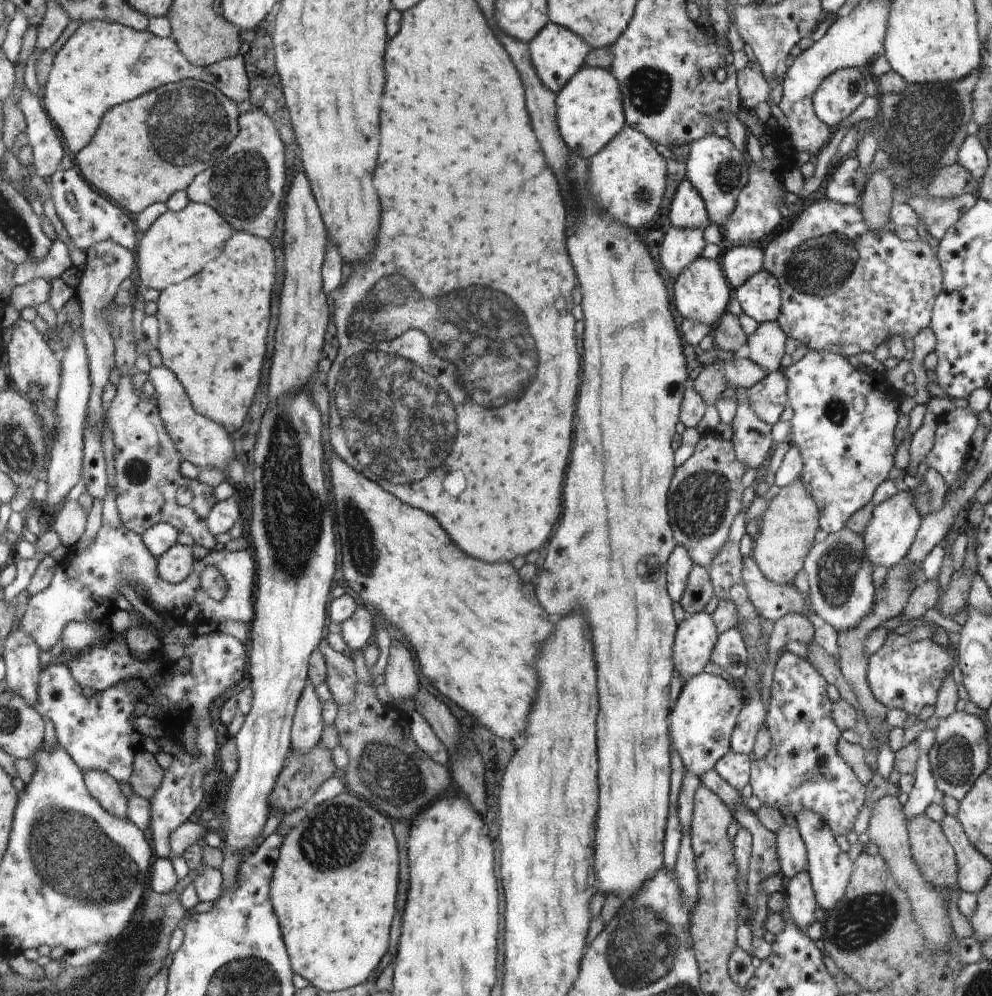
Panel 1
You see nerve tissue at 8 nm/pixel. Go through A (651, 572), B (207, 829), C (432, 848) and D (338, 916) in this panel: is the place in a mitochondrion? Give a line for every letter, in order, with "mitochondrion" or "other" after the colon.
A: other
B: other
C: other
D: other

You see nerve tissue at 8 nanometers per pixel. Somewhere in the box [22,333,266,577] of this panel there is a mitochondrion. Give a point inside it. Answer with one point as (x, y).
(136, 472)

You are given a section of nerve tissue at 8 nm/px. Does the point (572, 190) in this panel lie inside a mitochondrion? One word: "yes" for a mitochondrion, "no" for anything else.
no

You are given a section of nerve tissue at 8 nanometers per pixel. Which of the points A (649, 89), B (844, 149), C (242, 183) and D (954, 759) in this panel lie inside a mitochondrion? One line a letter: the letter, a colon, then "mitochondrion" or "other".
A: mitochondrion
B: other
C: mitochondrion
D: mitochondrion

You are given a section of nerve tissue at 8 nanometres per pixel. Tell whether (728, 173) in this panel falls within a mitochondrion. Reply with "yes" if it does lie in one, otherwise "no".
yes

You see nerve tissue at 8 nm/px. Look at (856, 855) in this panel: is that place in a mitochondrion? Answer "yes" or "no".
no

